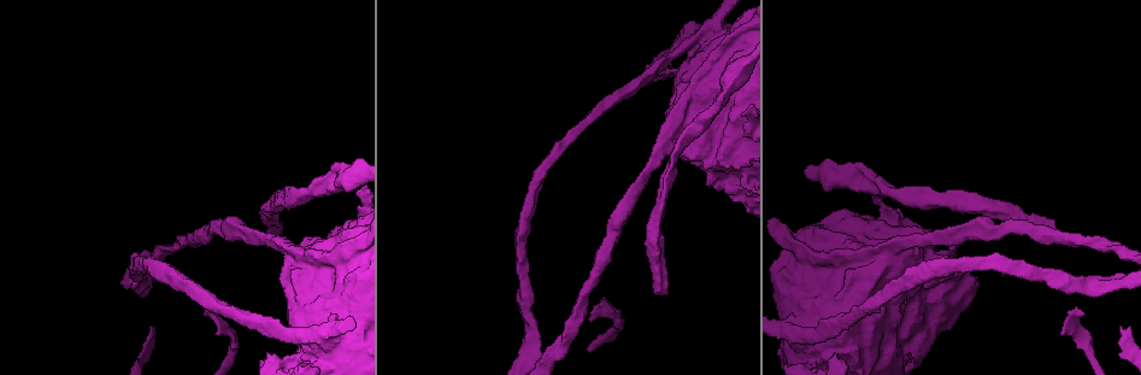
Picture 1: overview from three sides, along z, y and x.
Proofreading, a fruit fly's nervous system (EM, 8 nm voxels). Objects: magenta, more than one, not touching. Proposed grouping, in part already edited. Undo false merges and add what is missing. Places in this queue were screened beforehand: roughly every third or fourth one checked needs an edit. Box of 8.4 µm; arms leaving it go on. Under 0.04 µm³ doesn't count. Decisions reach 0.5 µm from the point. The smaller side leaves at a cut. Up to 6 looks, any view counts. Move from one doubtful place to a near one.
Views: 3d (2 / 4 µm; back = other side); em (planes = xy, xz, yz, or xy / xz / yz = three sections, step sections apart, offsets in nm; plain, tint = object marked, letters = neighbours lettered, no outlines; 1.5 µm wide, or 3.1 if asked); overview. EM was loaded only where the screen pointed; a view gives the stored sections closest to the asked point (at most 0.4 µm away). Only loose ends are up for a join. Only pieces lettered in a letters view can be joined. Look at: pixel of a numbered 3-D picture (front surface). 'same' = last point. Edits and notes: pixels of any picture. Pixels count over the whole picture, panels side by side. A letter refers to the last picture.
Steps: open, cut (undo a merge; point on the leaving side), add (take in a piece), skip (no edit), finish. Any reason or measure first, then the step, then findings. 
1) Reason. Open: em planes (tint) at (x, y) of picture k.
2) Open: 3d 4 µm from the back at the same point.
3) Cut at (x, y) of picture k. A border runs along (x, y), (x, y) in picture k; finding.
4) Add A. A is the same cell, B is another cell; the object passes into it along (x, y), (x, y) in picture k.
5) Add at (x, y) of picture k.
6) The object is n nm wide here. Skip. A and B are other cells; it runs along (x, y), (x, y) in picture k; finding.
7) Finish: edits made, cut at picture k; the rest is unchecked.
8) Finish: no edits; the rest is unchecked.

Calibre changes. Open: 3d 4 µm at (672, 132) of picture 1.

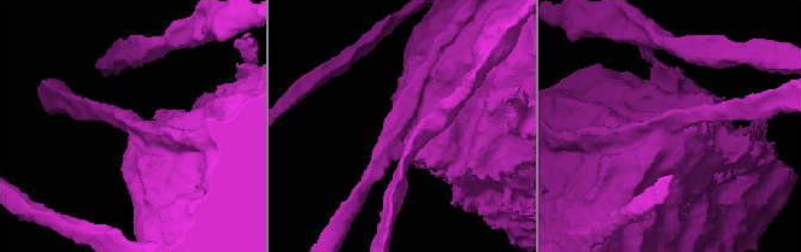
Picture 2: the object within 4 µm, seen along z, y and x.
Shape alone is not enough. Open: em xz step 4 (letters) at (127, 119) of picture 2.

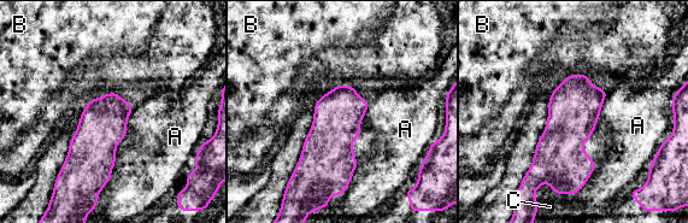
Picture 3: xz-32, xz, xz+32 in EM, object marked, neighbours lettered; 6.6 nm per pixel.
Open: em planes (letters) at the same point.

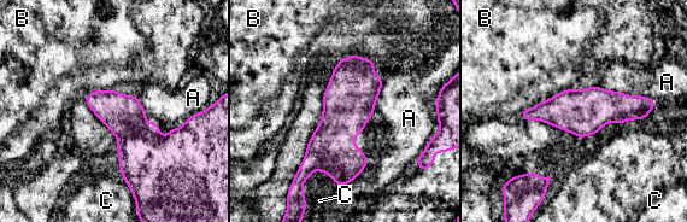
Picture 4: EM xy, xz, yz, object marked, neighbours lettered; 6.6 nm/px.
Cut at (124, 116) of picture 4. A, B and C are other cells; a border runs along (160, 135), (128, 135), (119, 142) in picture 4; two cells meet here.

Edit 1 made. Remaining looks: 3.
Branch stops here. Open: em yz step 8 (tint) at (281, 234) of picture 1.

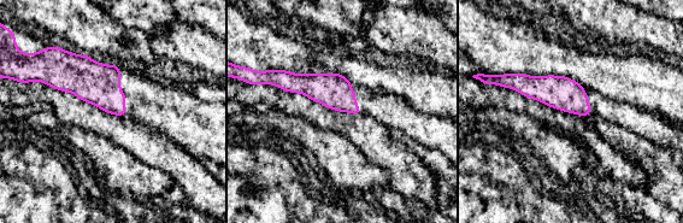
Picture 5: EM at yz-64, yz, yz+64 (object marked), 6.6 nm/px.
Cut it another way. Open: em planes (letters) at the same point.

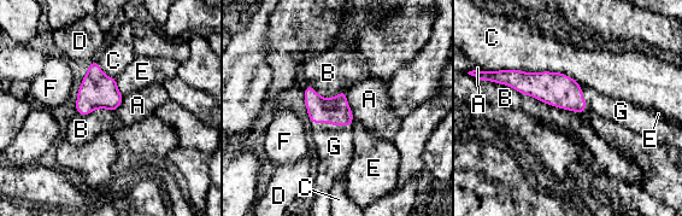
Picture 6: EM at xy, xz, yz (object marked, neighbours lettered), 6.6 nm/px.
Add G. G is the same cell, A, B, C, D, E and F are other cells; the object passes into it along (321, 110), (330, 121), (334, 146) in picture 6; it goes on there.

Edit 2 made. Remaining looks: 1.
Finish: edits made, cut at picture 4, add at picture 6; the rest is unchecked.

